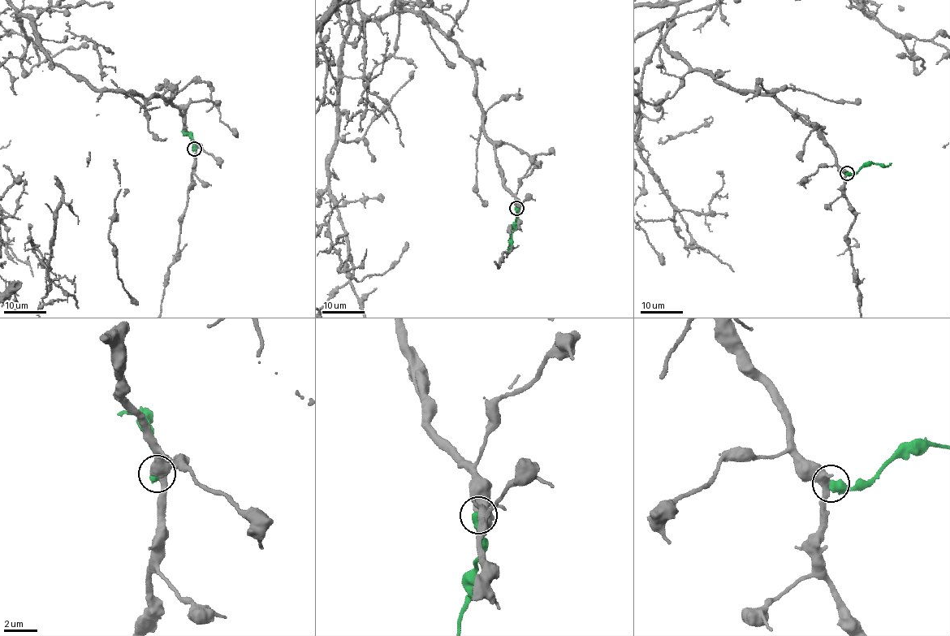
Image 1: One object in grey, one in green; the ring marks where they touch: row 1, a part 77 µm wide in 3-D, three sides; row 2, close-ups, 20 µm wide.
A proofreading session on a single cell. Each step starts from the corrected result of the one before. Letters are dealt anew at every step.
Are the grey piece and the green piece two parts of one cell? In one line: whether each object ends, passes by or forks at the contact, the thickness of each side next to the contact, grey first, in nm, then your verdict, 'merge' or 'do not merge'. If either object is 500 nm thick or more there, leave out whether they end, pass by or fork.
calibres 440 and 600 nm; do not merge

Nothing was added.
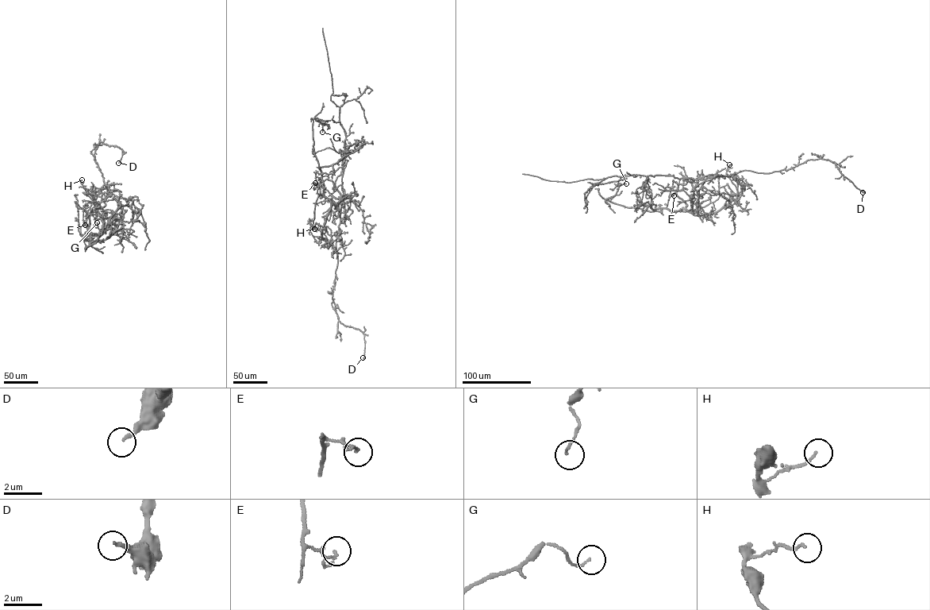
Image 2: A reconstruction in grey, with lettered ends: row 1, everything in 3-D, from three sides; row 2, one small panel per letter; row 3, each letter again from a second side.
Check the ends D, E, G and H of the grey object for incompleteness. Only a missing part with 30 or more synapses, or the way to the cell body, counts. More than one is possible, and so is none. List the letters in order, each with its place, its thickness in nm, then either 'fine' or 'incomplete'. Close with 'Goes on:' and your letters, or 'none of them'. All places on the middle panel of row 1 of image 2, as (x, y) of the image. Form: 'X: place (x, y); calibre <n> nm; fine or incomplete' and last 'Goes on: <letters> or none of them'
D: place (363, 357); calibre 180 nm; fine
E: place (315, 183); calibre 140 nm; fine
G: place (322, 132); calibre 110 nm; fine
H: place (314, 229); calibre 110 nm; fine
Goes on: none of them

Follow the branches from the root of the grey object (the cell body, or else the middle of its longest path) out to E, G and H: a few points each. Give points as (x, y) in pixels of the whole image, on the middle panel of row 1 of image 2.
E: (341, 198), (332, 181), (320, 183), (320, 197), (336, 203), (340, 196), (321, 187), (313, 190), (315, 183)
G: (341, 198), (327, 179), (320, 183), (320, 197), (323, 184), (314, 152), (314, 118), (326, 124), (322, 132)
H: (341, 198), (332, 181), (320, 183), (320, 197), (330, 202), (321, 233), (326, 242), (324, 233), (314, 229)

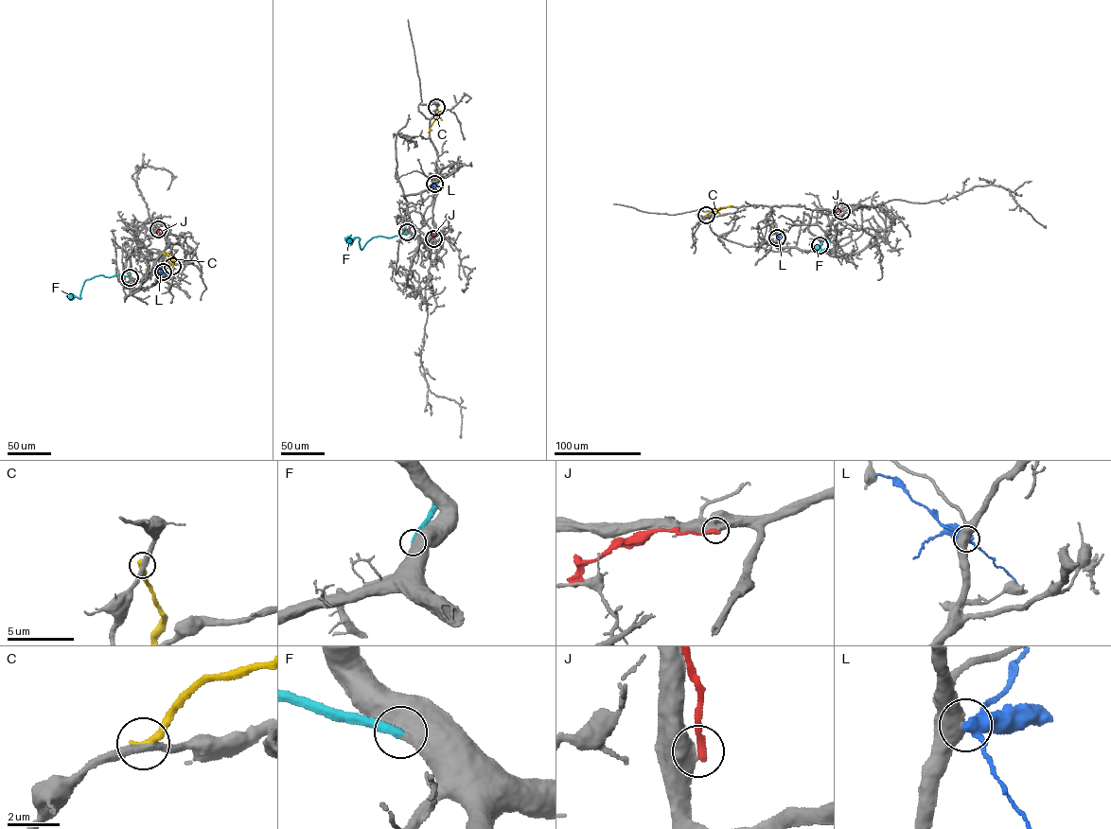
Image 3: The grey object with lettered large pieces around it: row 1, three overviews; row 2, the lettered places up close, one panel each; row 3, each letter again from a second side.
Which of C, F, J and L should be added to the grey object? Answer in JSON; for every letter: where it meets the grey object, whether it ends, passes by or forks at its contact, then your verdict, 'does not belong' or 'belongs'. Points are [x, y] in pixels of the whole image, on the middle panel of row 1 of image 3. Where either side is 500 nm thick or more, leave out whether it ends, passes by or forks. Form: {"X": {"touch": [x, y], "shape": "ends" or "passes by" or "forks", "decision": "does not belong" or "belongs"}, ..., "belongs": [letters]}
{"C": {"touch": [436, 107], "shape": "ends", "decision": "does not belong"}, "F": {"touch": [407, 232], "decision": "belongs"}, "J": {"touch": [433, 238], "decision": "does not belong"}, "L": {"touch": [434, 184], "decision": "does not belong"}, "belongs": ["F"]}

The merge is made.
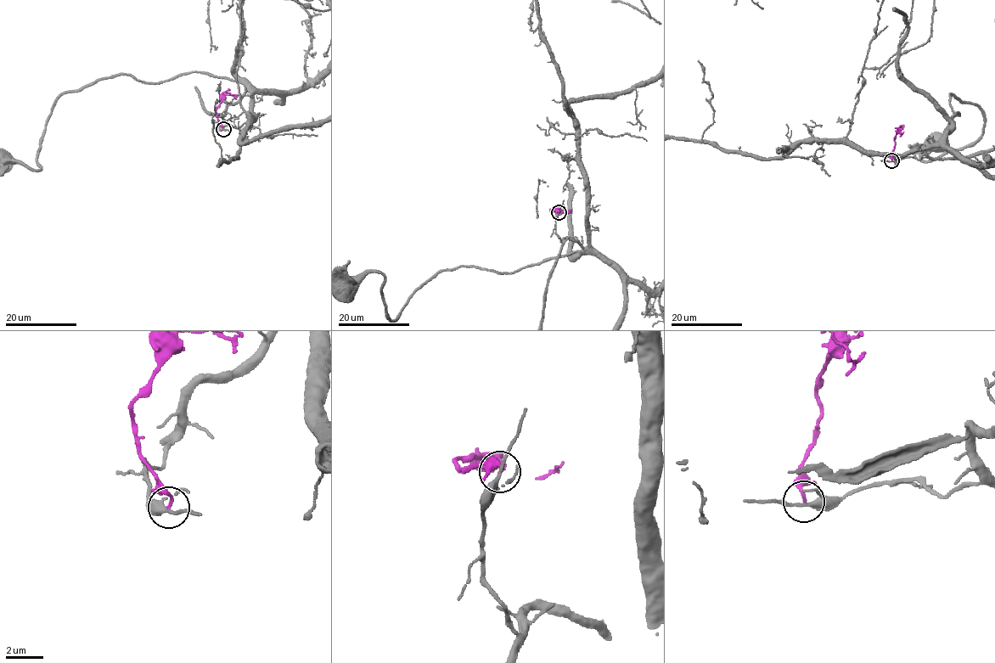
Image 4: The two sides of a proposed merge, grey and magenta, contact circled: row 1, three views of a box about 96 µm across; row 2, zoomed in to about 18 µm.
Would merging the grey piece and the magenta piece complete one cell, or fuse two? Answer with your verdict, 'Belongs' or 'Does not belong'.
Does not belong

